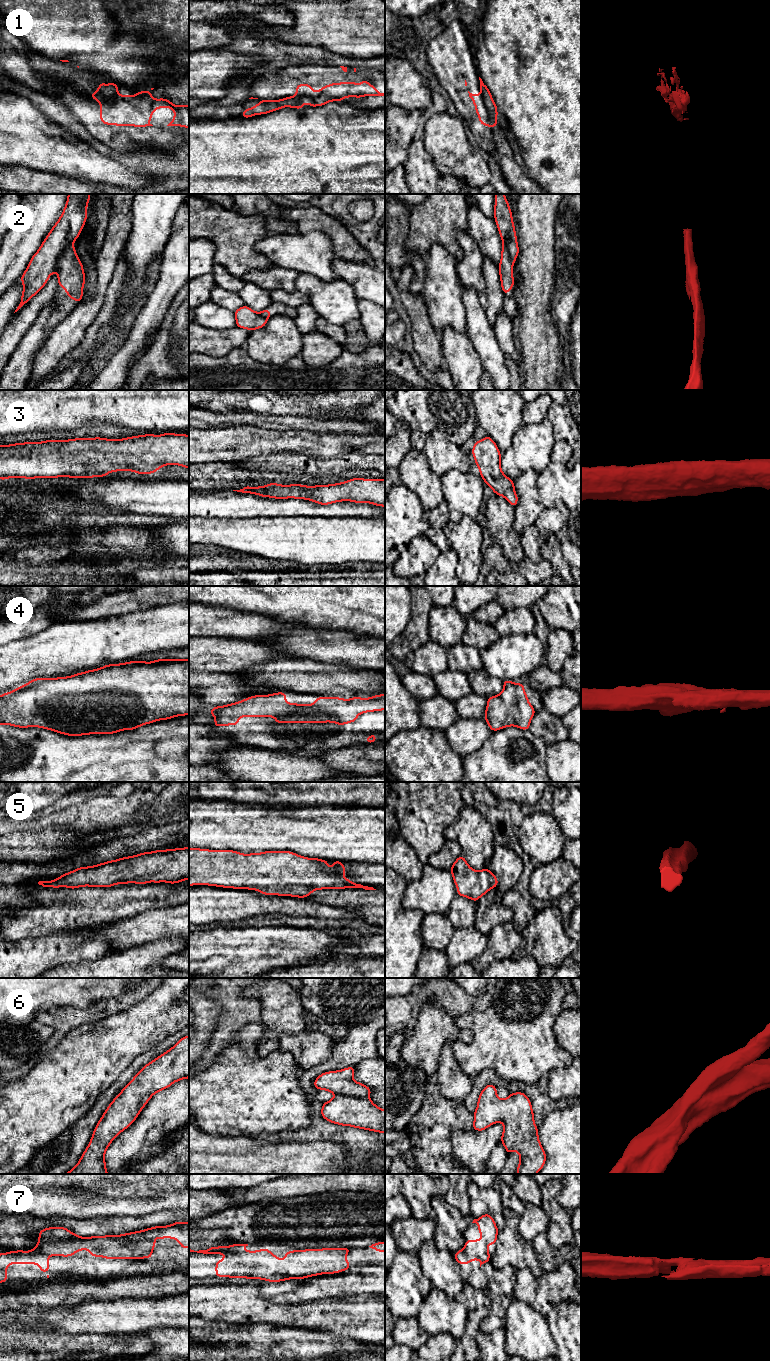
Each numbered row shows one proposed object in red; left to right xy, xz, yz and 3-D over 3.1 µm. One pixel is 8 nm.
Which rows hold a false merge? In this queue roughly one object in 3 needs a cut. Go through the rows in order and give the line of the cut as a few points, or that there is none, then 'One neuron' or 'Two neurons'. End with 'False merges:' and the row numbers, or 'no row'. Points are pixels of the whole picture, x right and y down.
1: Split along xz (296, 95), (328, 96), (335, 100). Two neurons
2: Split along xy (72, 243), (62, 253), (56, 267). Two neurons
3: No split. One neuron
4: No split. One neuron
5: No split. One neuron
6: No split. One neuron
7: No split. One neuron
False merges: 1, 2

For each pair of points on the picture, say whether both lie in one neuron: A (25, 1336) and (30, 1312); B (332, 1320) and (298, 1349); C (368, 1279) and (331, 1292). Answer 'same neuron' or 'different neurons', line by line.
A: different neurons
B: different neurons
C: same neuron

